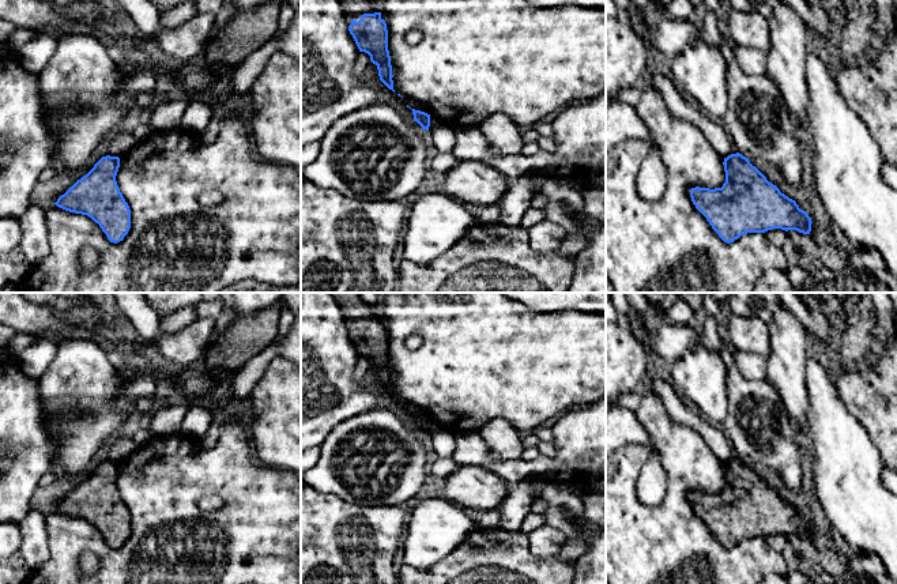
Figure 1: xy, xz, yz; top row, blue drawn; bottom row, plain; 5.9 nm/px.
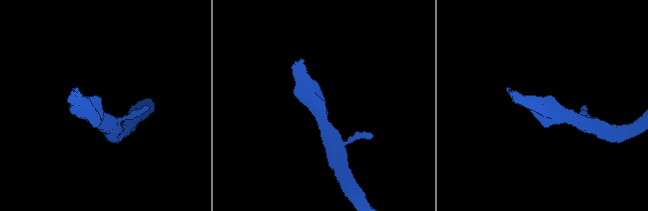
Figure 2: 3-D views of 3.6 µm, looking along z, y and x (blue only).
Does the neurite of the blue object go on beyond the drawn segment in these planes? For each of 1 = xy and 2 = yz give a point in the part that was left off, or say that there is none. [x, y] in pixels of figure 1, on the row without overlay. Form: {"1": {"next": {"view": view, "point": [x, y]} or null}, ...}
{"1": {"next": null}, "2": {"next": null}}

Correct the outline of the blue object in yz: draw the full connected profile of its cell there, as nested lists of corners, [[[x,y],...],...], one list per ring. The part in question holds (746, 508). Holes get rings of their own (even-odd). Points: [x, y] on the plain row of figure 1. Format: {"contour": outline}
{"contour": [[[742,459],[724,463],[725,487],[721,493],[691,493],[696,513],[719,542],[730,549],[747,538],[772,534],[811,536],[811,523],[750,468]]]}

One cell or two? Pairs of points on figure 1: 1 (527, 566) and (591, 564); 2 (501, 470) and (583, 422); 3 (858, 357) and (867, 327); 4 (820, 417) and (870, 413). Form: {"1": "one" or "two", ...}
{"1": "two", "2": "one", "3": "one", "4": "two"}

